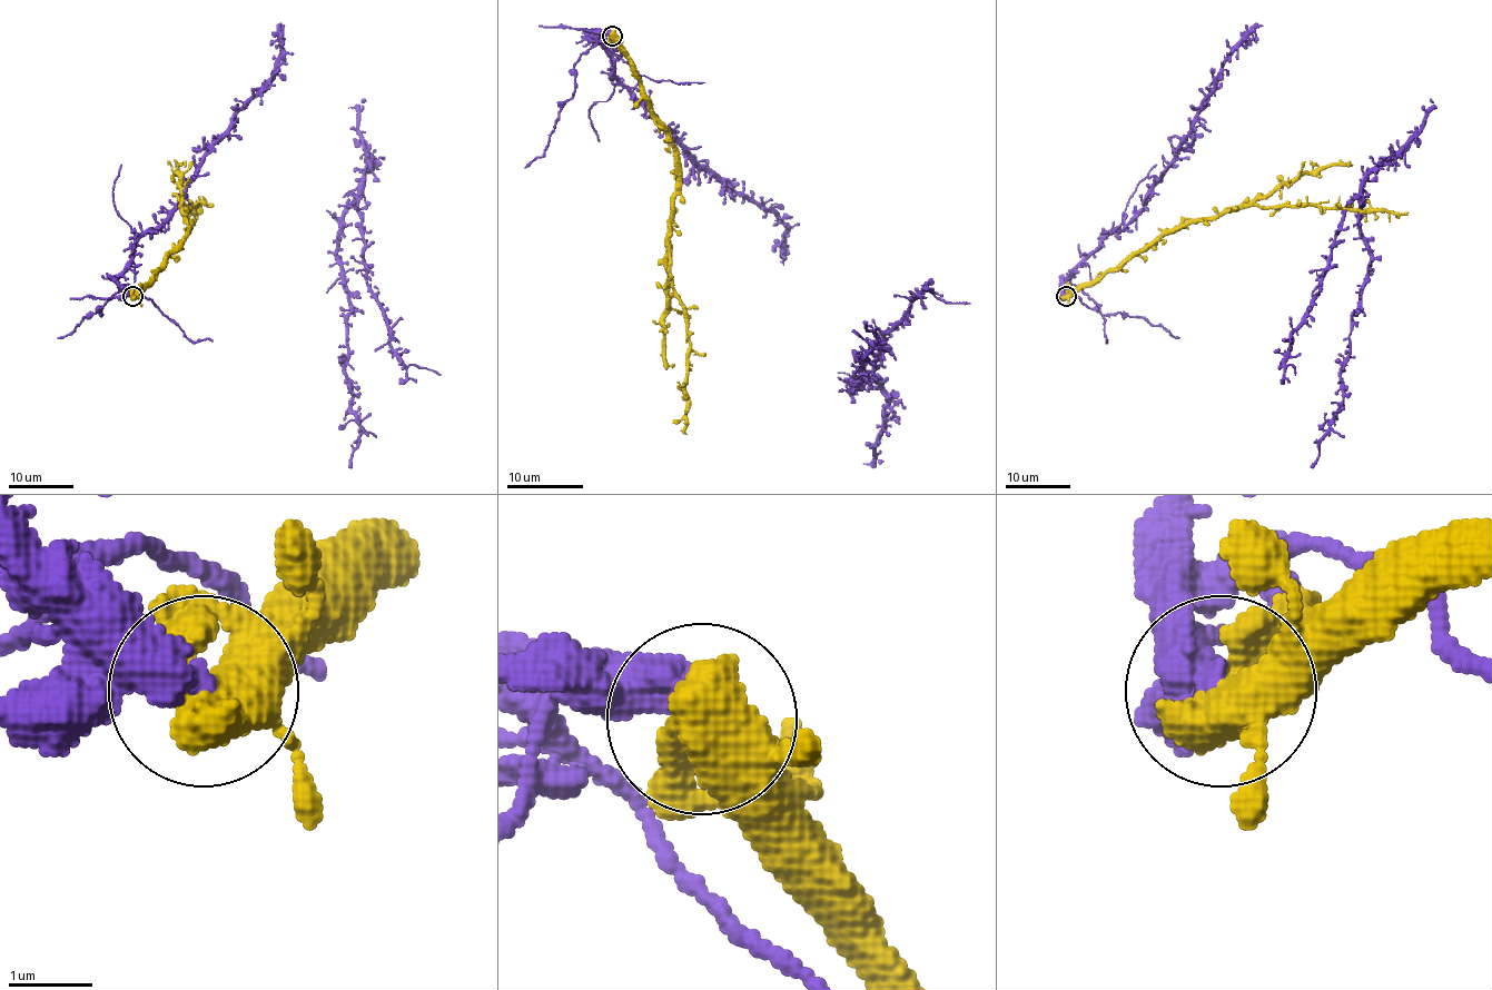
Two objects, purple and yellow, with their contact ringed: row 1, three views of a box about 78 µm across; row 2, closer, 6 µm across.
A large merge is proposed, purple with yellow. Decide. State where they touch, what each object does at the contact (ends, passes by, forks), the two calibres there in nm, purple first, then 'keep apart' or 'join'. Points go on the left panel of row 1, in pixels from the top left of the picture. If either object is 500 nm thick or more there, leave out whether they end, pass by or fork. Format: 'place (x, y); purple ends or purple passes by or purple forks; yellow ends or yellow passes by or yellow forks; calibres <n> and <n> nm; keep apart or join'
place (132, 296); calibres 440 and 600 nm; keep apart

